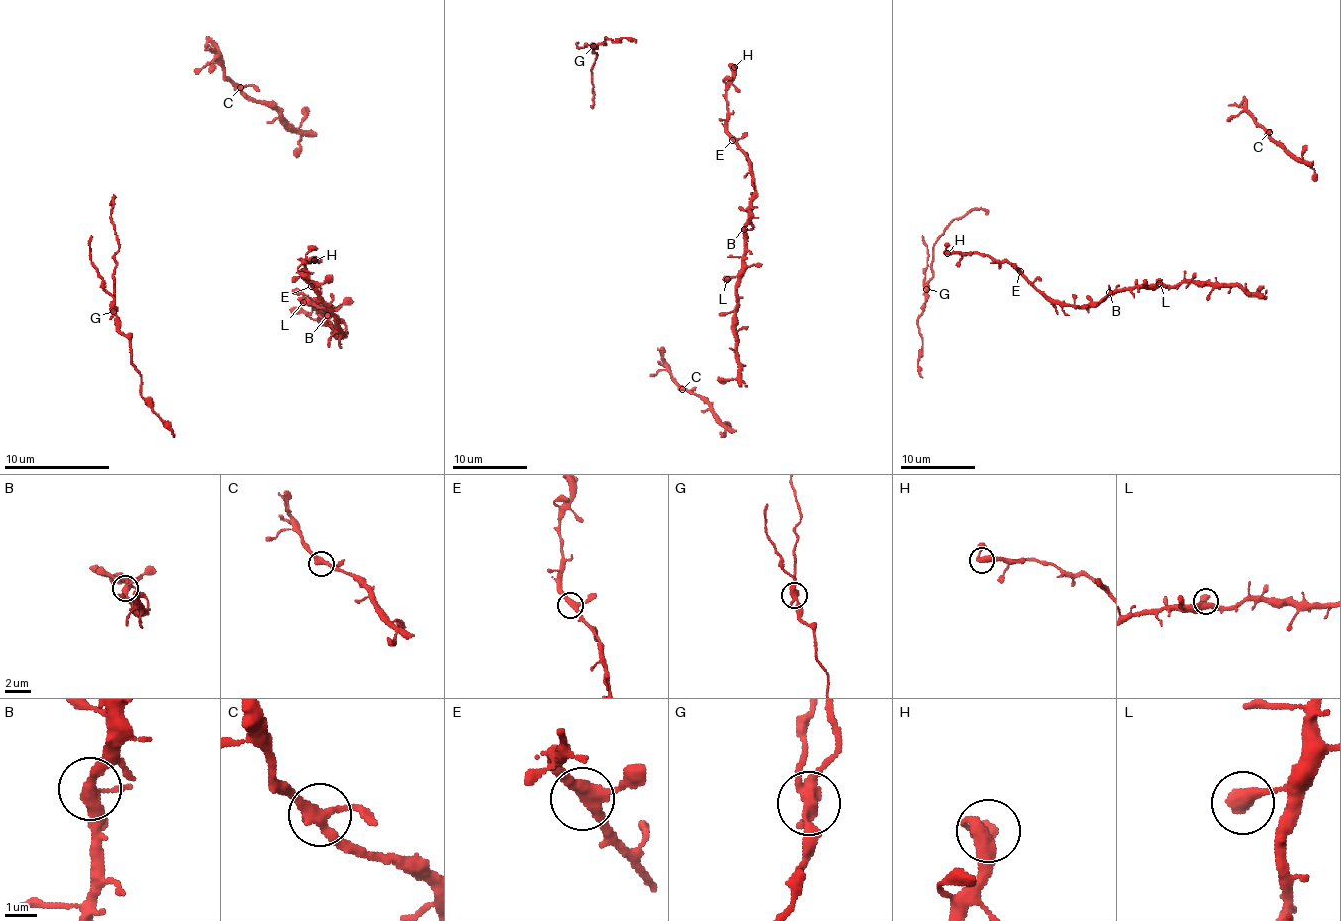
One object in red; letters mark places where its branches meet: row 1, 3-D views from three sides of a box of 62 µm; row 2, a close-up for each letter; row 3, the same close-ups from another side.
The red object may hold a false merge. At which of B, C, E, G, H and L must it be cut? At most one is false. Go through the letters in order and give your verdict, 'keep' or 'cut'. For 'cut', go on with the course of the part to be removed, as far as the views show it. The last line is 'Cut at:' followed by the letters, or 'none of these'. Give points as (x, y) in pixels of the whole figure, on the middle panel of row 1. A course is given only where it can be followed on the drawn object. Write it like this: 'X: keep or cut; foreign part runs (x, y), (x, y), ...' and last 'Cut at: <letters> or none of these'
B: keep
C: keep
E: keep
G: cut; foreign part runs (593, 46), (596, 56), (591, 74), (591, 108)
H: keep
L: keep
Cut at: G

